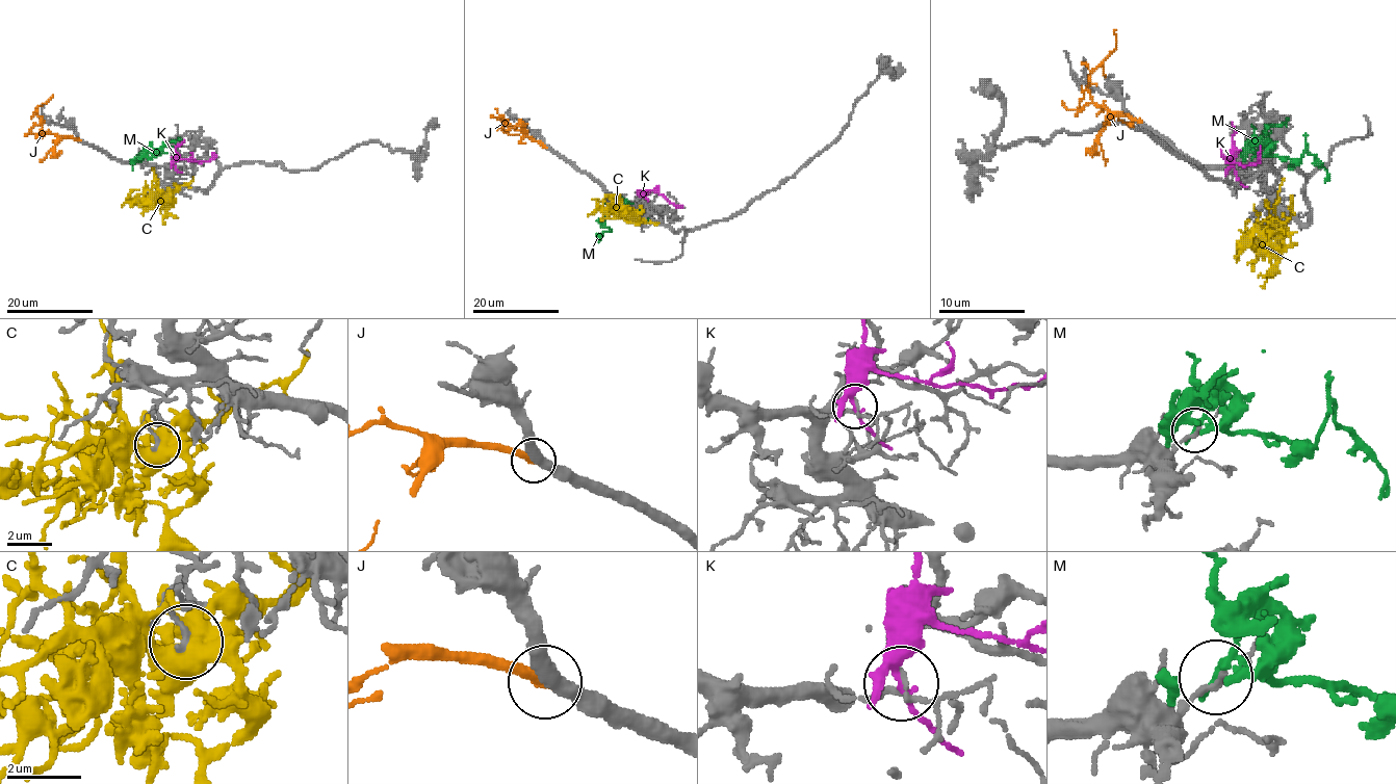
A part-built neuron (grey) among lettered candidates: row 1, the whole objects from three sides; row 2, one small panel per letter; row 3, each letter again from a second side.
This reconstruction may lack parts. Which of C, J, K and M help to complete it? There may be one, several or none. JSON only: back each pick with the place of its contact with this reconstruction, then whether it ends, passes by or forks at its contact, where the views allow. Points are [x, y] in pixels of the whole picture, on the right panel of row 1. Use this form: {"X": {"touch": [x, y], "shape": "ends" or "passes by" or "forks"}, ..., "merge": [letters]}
{"J": {"touch": [1137, 121], "shape": "ends"}, "merge": ["J"]}

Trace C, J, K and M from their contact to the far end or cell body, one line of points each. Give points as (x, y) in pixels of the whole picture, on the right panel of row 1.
C: (1275, 232), (1251, 232), (1256, 240), (1269, 242), (1260, 242), (1247, 230), (1245, 221)
J: (1137, 120), (1113, 115), (1092, 101), (1087, 77), (1115, 47), (1115, 29)
K: (1234, 172), (1230, 159), (1225, 161), (1243, 165), (1258, 163), (1260, 146)
M: (1254, 154), (1299, 161), (1308, 146), (1326, 172), (1324, 182)

